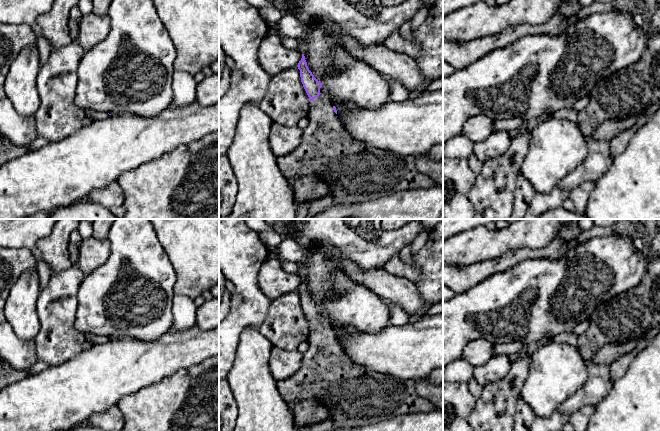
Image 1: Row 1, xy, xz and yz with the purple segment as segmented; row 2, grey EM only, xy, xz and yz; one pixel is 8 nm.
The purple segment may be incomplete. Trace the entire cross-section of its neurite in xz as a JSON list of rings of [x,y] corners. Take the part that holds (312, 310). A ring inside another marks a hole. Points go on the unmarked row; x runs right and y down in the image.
[[[304,278],[297,291],[310,325],[310,346],[303,354],[299,369],[291,377],[276,381],[277,389],[290,409],[293,410],[303,401],[317,399],[327,408],[334,427],[349,428],[363,427],[400,415],[438,409],[417,394],[415,380],[379,373],[352,362],[342,351],[330,321],[320,316],[322,307],[309,294]]]

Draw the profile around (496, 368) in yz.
[[[497,355],[486,363],[475,366],[473,378],[482,386],[504,378],[511,367],[511,358],[506,355]]]

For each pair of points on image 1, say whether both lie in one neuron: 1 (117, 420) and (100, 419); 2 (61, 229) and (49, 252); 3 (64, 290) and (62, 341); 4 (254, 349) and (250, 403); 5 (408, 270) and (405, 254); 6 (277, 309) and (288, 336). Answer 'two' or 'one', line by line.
1: one
2: one
3: one
4: one
5: two
6: one

